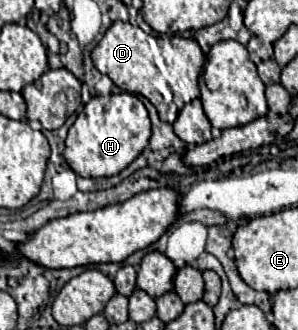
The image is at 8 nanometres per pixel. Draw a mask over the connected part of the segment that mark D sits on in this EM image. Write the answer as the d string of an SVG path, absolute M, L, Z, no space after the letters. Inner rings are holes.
M118 20L108 28L108 32L94 46L90 56L92 56L94 66L102 74L110 76L110 80L118 88L132 92L132 94L142 94L144 98L148 98L156 106L160 120L164 120L164 122L172 124L178 117L180 108L200 96L198 76L204 66L204 54L196 40L180 38L180 36L158 36L157 38L140 30L138 26L132 26L130 22ZM160 76L170 86L176 104L172 102L170 90L166 88L166 92L164 92L164 88L160 84L162 82Z

